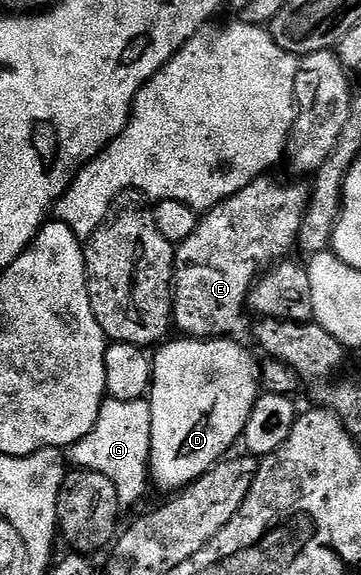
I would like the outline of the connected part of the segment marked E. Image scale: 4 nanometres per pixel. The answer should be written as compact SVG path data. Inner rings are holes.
M264 176L253 180L245 188L241 188L241 192L237 192L231 198L227 198L221 204L217 204L212 210L206 211L200 217L197 228L193 228L193 236L189 236L189 240L178 243L175 251L175 281L173 283L173 322L176 327L180 326L184 335L192 338L226 338L234 335L235 329L243 322L243 309L246 311L249 306L251 297L251 287L255 284L255 279L260 274L265 273L276 265L280 260L286 259L287 254L292 249L296 249L299 241L299 233L301 232L301 224L303 217L307 211L307 202L311 198L310 189L306 185L304 187L299 180L291 180L295 182L282 182L279 178L271 178L272 176Z

